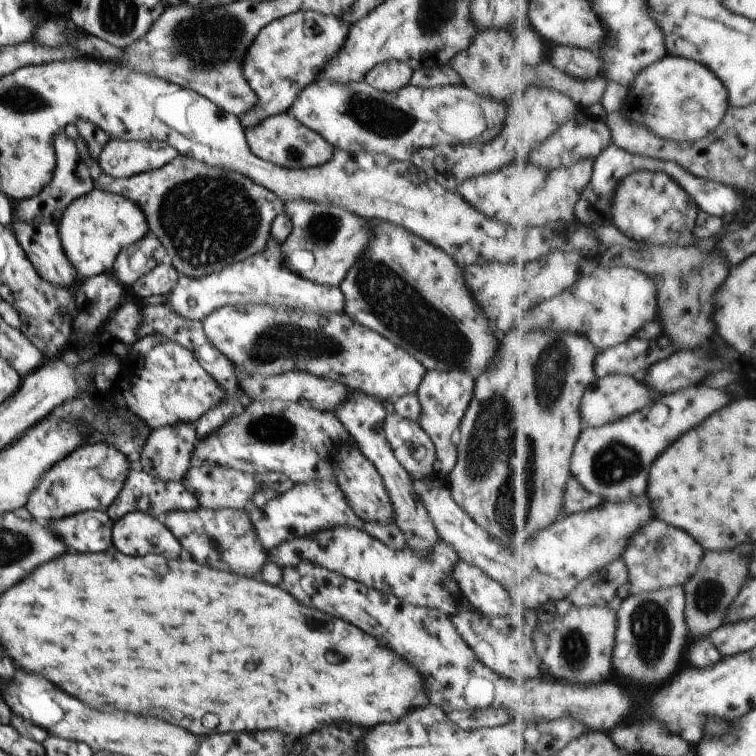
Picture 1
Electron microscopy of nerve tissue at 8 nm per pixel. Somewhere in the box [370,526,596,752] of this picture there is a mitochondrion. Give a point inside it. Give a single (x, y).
(574, 645)

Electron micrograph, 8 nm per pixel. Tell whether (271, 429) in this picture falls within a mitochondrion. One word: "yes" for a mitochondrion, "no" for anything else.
yes

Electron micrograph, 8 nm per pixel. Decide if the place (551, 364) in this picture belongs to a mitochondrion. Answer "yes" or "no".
yes

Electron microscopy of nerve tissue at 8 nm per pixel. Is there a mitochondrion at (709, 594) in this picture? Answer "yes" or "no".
yes

